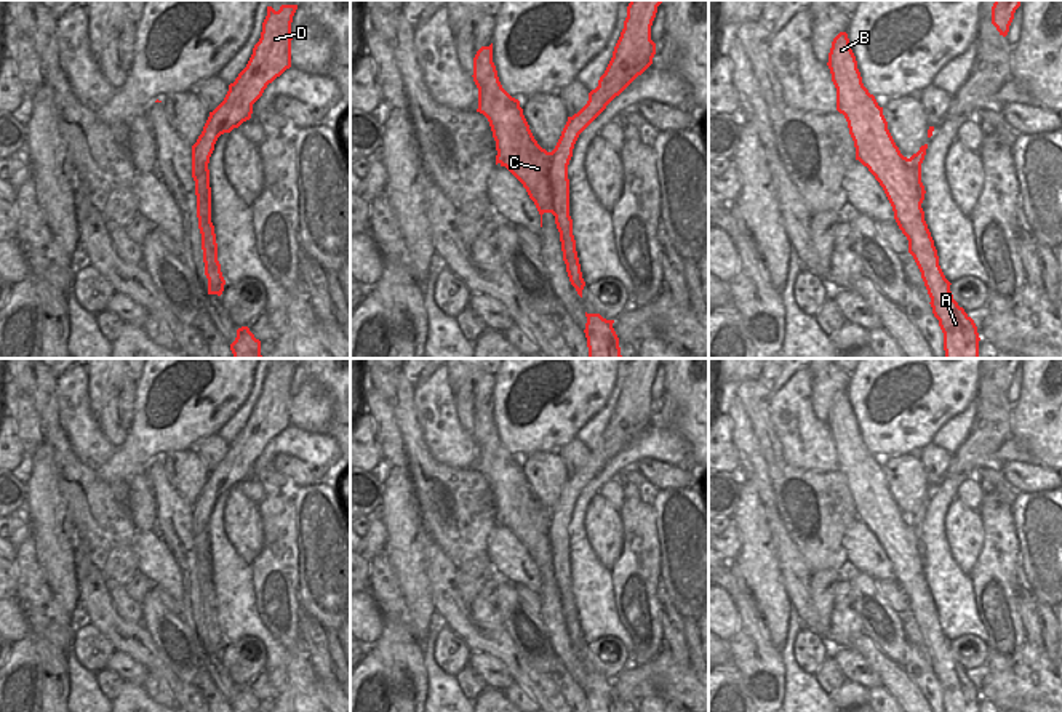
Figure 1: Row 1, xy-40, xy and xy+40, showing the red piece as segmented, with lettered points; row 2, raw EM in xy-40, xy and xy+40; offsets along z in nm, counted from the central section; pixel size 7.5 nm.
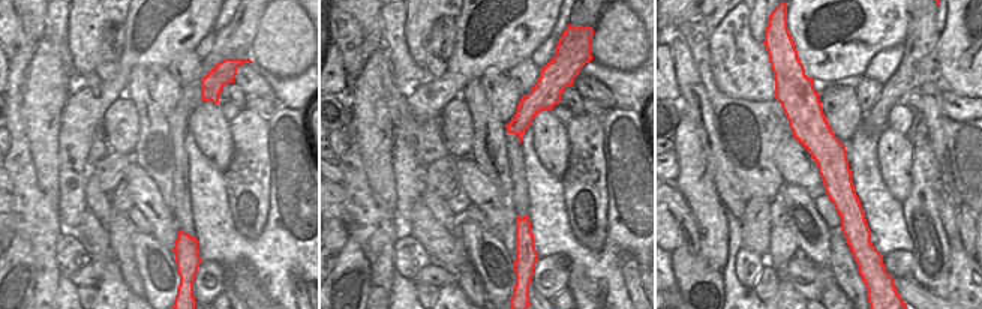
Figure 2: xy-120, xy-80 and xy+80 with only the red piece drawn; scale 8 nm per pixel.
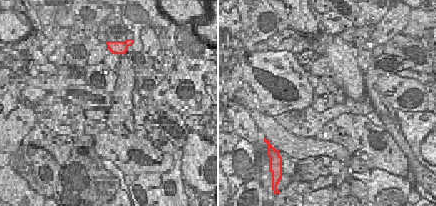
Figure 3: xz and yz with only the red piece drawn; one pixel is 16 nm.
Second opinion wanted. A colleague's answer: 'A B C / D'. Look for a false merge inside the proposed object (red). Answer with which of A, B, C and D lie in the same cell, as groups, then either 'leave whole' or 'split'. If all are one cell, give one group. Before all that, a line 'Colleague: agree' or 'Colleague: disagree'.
Colleague: agree
A B C / D; split

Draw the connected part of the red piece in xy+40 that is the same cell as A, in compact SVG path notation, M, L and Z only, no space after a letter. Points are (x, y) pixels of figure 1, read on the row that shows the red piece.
M840 32L827 62L836 88L836 110L844 115L859 160L883 187L894 219L908 240L928 294L934 317L944 333L945 358L979 358L979 333L974 320L953 299L934 240L924 221L918 192L918 176L910 158L896 146L883 107L862 83L856 56L846 32Z

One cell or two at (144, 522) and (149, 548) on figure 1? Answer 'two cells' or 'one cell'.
two cells

